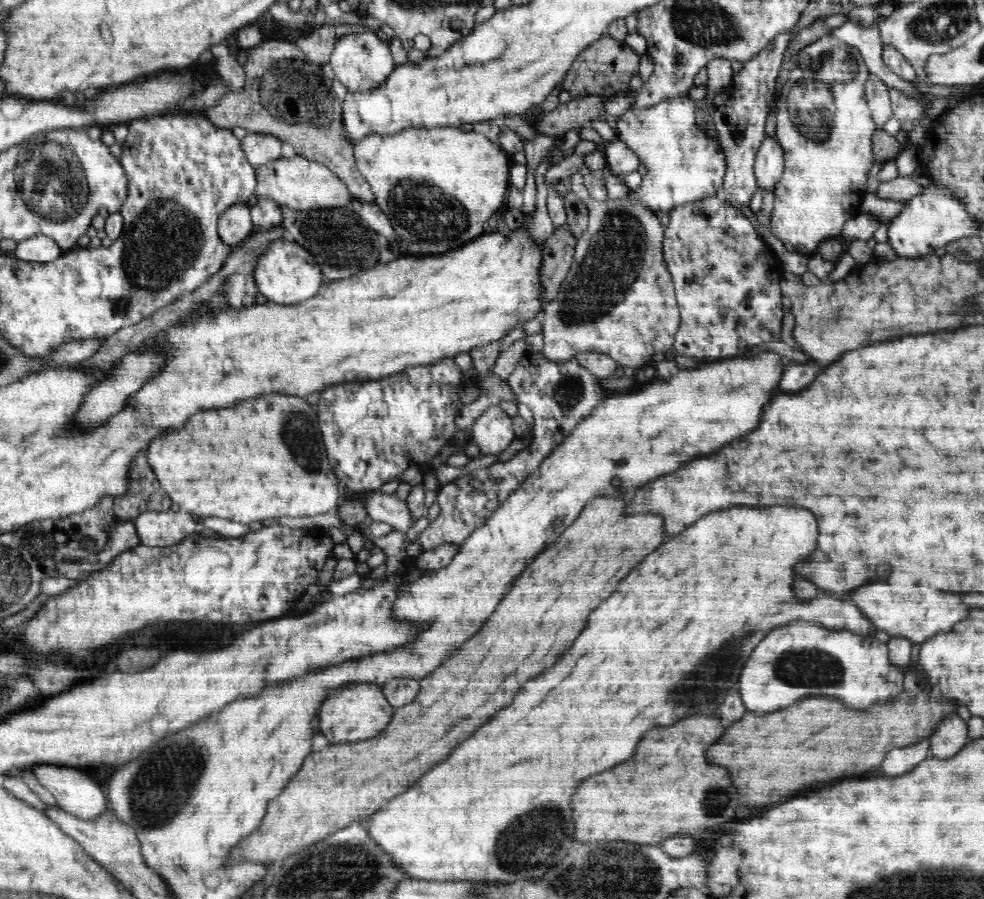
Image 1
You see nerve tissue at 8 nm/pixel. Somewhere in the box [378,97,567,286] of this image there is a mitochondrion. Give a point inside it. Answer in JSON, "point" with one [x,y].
{"point":[420,209]}

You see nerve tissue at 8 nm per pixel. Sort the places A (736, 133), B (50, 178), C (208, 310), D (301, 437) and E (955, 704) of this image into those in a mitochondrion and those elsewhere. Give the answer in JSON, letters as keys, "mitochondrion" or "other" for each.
{"A":"other","B":"mitochondrion","C":"other","D":"mitochondrion","E":"other"}

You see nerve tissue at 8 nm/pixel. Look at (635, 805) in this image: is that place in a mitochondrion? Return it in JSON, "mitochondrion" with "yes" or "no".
{"mitochondrion":"no"}

